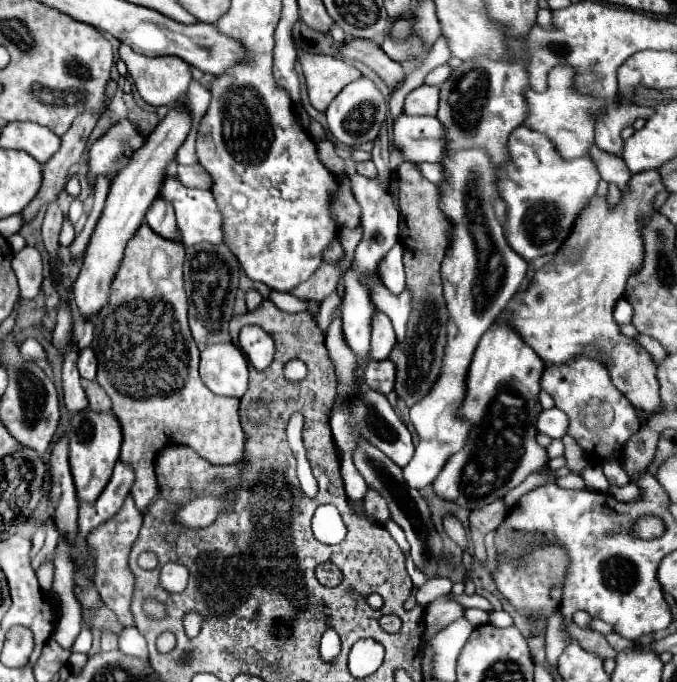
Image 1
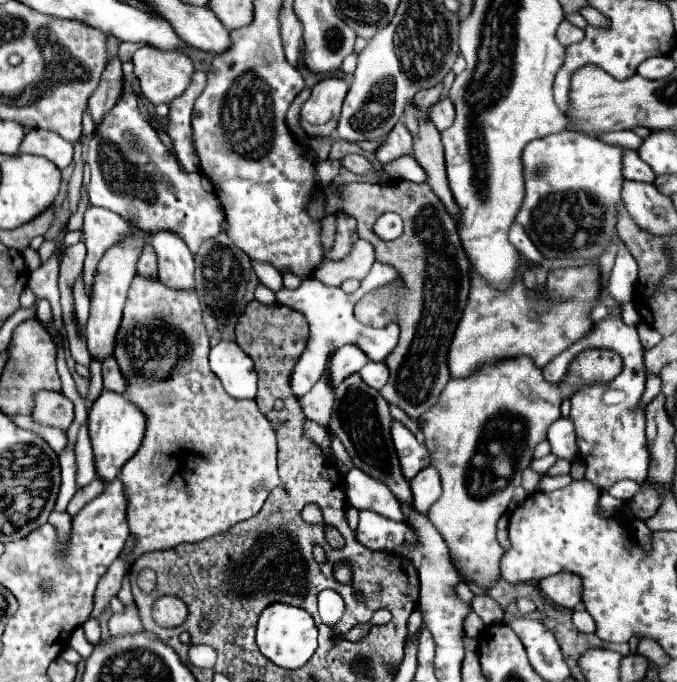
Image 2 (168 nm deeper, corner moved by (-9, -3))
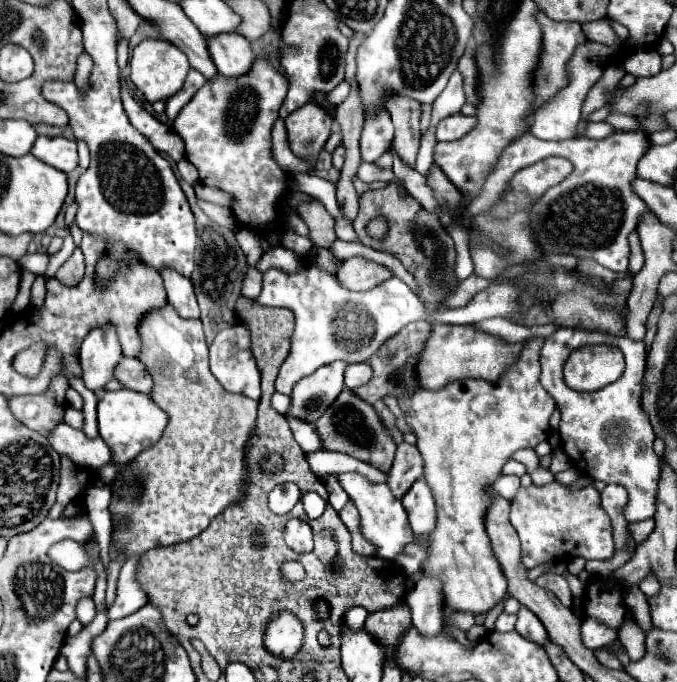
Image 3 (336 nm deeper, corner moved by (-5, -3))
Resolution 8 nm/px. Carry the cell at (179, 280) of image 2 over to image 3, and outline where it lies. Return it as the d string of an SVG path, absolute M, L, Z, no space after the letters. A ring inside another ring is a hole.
M163 268L161 278L165 282L167 302L179 312L179 316L199 318L199 306L197 306L193 282L187 276L175 272L173 268Z

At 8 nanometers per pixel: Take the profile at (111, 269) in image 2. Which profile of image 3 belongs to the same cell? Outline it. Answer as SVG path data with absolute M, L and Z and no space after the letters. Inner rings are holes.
M103 324L93 328L81 344L81 370L83 382L89 390L101 392L105 384L113 378L113 368L121 360L121 344L113 324Z

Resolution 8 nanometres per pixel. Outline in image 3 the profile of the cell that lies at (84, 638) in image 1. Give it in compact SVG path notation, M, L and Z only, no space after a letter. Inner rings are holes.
M81 600L79 602L79 608L77 608L77 620L83 624L83 626L87 626L89 622L93 622L93 618L95 618L95 602L93 600Z

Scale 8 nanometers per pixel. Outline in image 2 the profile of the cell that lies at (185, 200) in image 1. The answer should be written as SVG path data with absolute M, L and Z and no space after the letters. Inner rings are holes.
M123 80L119 102L95 128L89 140L87 164L91 166L91 206L107 208L123 216L137 230L149 234L161 230L175 232L193 254L197 254L203 240L221 232L221 222L225 216L219 200L213 192L203 190L199 174L181 170L175 156L163 146L157 132L139 112L137 96L127 80Z

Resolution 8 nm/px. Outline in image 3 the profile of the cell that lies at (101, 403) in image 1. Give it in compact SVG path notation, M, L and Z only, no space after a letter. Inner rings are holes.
M75 248L73 254L67 258L67 262L59 268L57 272L57 280L61 284L75 284L83 278L83 272L85 272L85 266L83 266L83 254L81 254L81 248Z

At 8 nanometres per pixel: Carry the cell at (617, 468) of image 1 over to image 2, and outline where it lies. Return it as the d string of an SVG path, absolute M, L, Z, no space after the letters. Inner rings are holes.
M621 480L621 482L617 482L617 484L613 484L609 488L609 494L613 498L617 498L617 500L627 502L627 500L631 500L631 496L635 496L637 490L639 490L639 484L637 482L633 482L633 480Z

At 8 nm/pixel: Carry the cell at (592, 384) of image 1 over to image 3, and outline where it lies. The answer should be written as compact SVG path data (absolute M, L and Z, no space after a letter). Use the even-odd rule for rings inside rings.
M559 328L549 336L540 351L541 384L555 398L561 410L559 436L563 450L571 456L575 466L605 484L621 484L628 492L628 503L623 509L625 520L643 520L655 514L655 488L659 480L659 456L653 452L655 432L651 430L649 416L643 410L643 342L631 340L629 336L611 336L601 330L585 328ZM583 344L611 344L617 346L625 358L627 368L623 376L597 390L597 392L573 392L561 378L561 366L565 358Z

